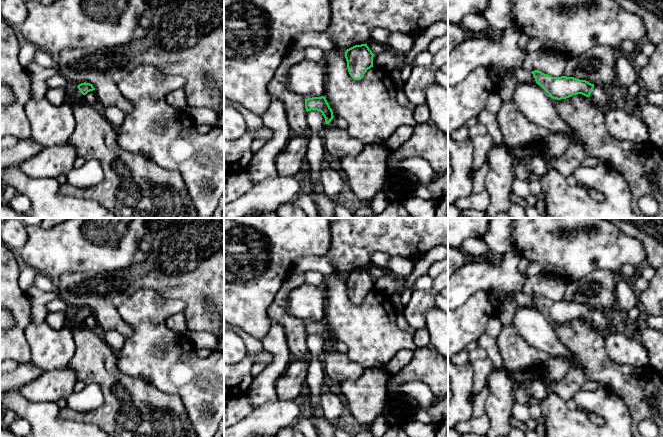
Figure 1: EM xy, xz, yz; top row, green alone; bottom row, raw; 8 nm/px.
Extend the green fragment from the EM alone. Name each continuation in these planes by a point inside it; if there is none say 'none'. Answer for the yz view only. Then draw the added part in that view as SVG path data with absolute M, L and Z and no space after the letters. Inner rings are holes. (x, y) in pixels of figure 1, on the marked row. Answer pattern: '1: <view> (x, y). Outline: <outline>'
1: yz (603, 98). Outline: M594 85L589 98L595 106L602 110L616 106L622 101L622 99L616 96L611 90L598 85Z

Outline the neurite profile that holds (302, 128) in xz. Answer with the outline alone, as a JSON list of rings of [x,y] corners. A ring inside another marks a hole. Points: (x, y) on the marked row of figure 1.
[[[305,49],[289,51],[268,84],[268,93],[283,103],[291,134],[308,138],[311,130],[306,120],[305,98],[287,87],[290,69],[303,60],[305,60]]]

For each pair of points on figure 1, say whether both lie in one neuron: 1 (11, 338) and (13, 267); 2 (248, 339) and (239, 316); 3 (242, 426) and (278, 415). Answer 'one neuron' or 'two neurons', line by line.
1: one neuron
2: two neurons
3: one neuron

